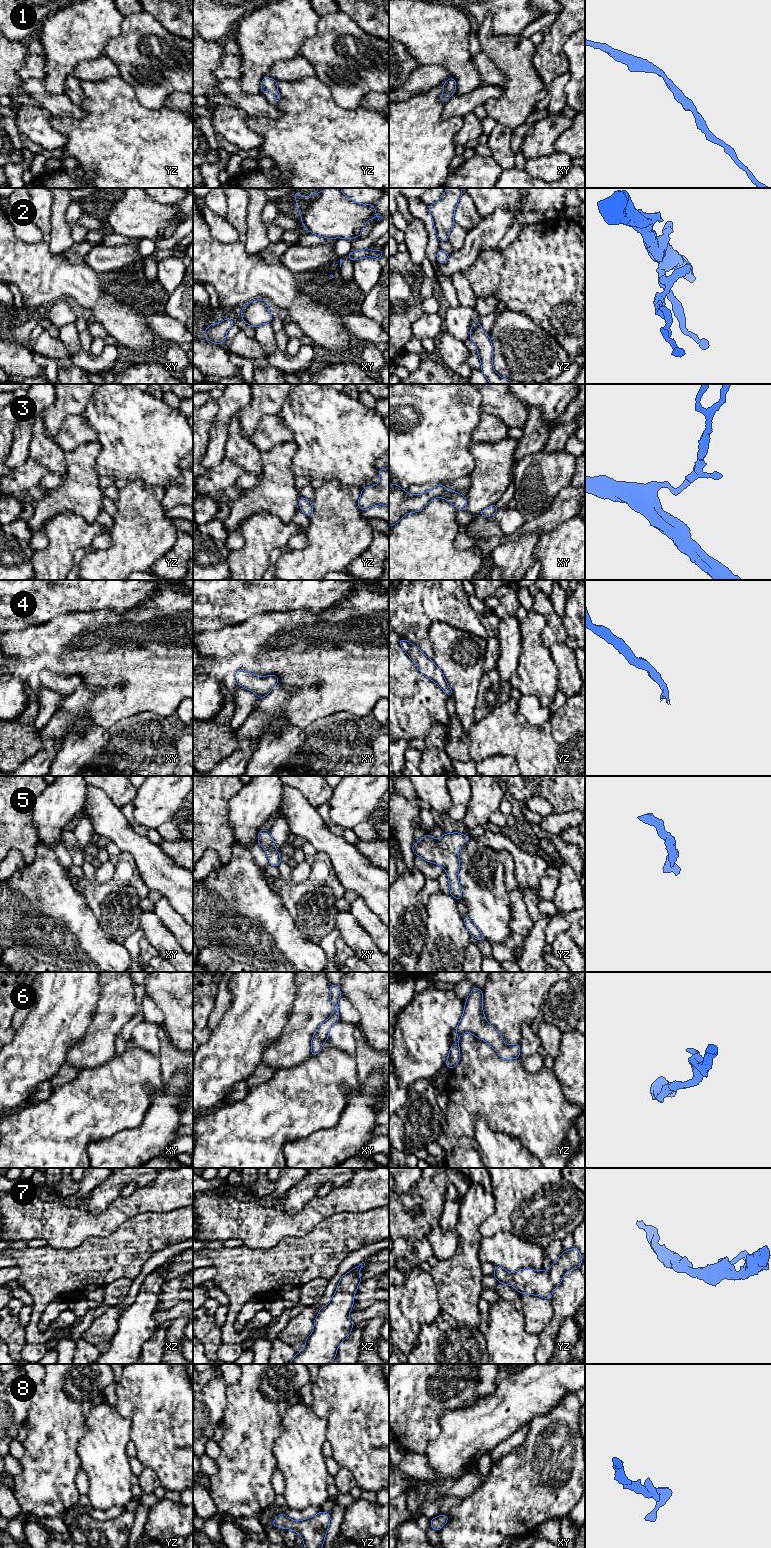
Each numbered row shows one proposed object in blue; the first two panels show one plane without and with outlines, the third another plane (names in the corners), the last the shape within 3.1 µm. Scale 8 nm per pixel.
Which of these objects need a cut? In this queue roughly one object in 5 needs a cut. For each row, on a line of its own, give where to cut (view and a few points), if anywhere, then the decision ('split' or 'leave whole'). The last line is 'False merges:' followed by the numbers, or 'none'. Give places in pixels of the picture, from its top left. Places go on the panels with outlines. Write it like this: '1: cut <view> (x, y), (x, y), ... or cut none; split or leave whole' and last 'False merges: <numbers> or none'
1: cut none; leave whole
2: cut none; leave whole
3: cut none; leave whole
4: cut none; leave whole
5: cut none; leave whole
6: cut none; leave whole
7: cut none; leave whole
8: cut none; leave whole
False merges: none

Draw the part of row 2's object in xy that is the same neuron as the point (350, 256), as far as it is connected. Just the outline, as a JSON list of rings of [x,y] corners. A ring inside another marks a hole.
[[[369,247],[362,250],[355,250],[353,252],[350,252],[347,256],[350,260],[353,261],[364,257],[373,257],[382,260],[382,248],[378,249],[377,251],[371,251]]]

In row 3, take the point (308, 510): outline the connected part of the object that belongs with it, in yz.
[[[302,496],[299,498],[299,506],[306,516],[310,517],[313,514],[313,505]]]

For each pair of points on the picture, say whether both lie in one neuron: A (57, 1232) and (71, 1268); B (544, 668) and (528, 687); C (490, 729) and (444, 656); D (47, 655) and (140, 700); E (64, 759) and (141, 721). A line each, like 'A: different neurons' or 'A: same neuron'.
A: different neurons
B: same neuron
C: different neurons
D: same neuron
E: same neuron

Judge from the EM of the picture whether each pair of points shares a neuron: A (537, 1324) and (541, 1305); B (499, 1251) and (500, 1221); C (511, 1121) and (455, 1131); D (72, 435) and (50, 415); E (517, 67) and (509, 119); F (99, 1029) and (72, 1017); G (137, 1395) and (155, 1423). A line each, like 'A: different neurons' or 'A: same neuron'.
A: same neuron
B: different neurons
C: same neuron
D: different neurons
E: same neuron
F: different neurons
G: same neuron

